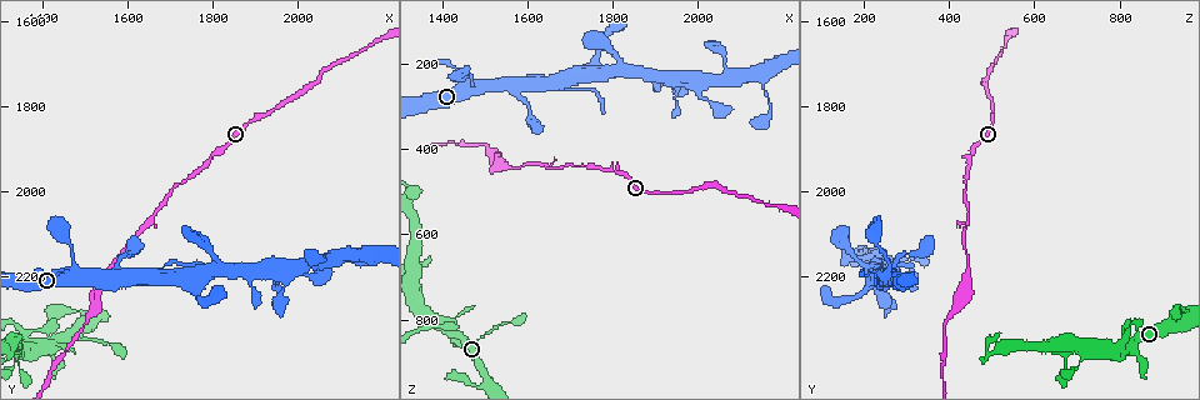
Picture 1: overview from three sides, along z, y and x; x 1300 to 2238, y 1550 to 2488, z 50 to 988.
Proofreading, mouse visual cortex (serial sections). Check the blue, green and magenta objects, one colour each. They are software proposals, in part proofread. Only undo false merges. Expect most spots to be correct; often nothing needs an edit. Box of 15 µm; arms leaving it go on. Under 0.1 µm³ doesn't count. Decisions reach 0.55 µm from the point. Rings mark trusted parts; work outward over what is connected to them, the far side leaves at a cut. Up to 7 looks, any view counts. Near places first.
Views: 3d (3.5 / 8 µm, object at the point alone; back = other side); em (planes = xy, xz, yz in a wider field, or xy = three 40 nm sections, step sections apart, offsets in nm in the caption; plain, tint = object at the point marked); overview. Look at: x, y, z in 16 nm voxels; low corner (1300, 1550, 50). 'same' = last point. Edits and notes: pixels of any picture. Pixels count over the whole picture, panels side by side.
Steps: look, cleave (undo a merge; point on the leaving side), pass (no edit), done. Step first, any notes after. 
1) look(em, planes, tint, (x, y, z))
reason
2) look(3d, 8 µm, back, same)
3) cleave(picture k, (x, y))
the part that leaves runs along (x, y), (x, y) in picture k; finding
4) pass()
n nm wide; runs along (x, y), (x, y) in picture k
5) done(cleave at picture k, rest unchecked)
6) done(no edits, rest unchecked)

look(3d, 3.5 µm, (1370, 2365, 795))
three arms meet

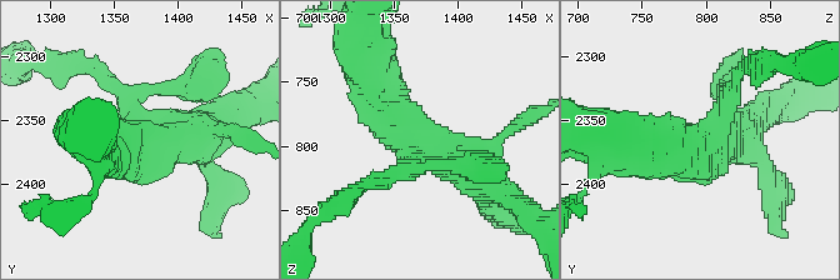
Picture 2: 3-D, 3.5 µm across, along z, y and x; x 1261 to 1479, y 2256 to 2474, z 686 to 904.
look(em, xy, step 1, tint, (1372, 2368, 802))
3 arms; arms of 200, 500, 500 nm

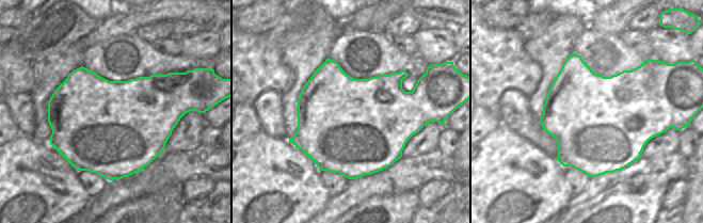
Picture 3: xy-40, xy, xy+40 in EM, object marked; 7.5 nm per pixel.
pass()
runs along (493, 186), (401, 129), (370, 84) in picture 2; all the same cell

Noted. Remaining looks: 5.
look(3d, 3.5 µm, (1530, 2225, 435))
thick turns thin

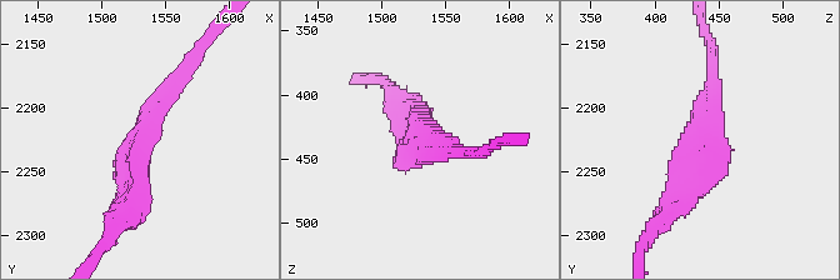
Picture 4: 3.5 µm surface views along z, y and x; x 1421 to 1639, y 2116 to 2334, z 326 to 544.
look(em, planes, tint, (1530, 2224, 438))

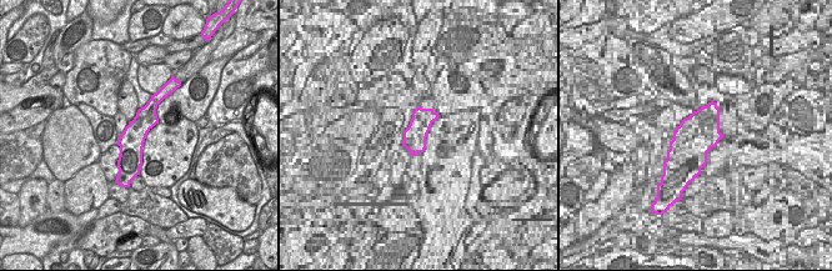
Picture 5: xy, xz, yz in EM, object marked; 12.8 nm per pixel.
look(em, xy, step 2, tint, same)

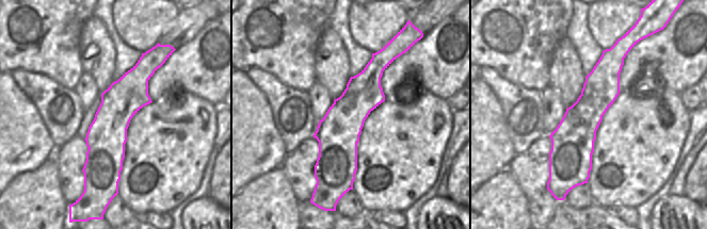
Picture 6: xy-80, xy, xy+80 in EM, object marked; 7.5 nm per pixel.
pass()
runs along (185, 69), (139, 134), (131, 210) in picture 4; all the same cell

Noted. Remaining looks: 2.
look(3d, 3.5 µm, (1670, 2205, 245))
arms part here

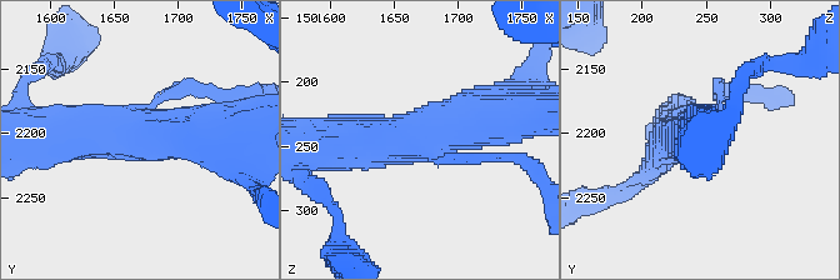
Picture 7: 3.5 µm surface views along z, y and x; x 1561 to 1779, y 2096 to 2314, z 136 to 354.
look(em, xy, step 1, tint, (1676, 2204, 240))
need the tissue

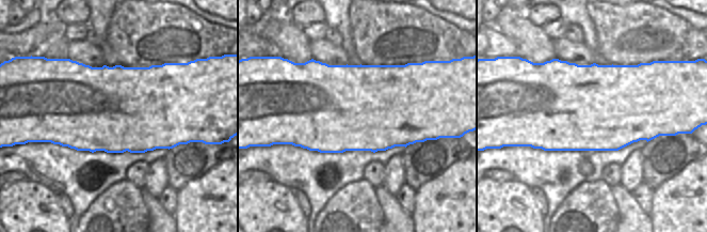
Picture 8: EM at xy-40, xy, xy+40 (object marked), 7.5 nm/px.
pass()
runs along (340, 141), (398, 141), (509, 115) in picture 7; continuous, no second cell

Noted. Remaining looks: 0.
done(no edits, rest unchecked)

